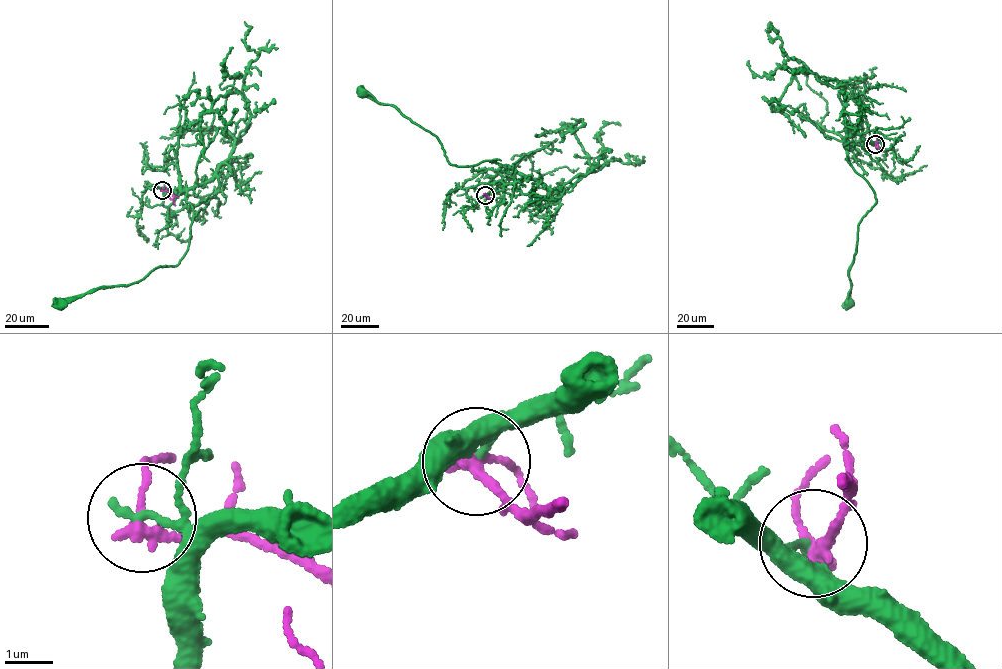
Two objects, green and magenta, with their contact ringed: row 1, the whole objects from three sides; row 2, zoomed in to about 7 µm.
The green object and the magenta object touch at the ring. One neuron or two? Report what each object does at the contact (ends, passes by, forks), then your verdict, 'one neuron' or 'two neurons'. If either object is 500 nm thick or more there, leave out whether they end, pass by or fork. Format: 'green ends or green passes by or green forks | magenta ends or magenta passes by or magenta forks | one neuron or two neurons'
green ends | magenta passes by | two neurons

